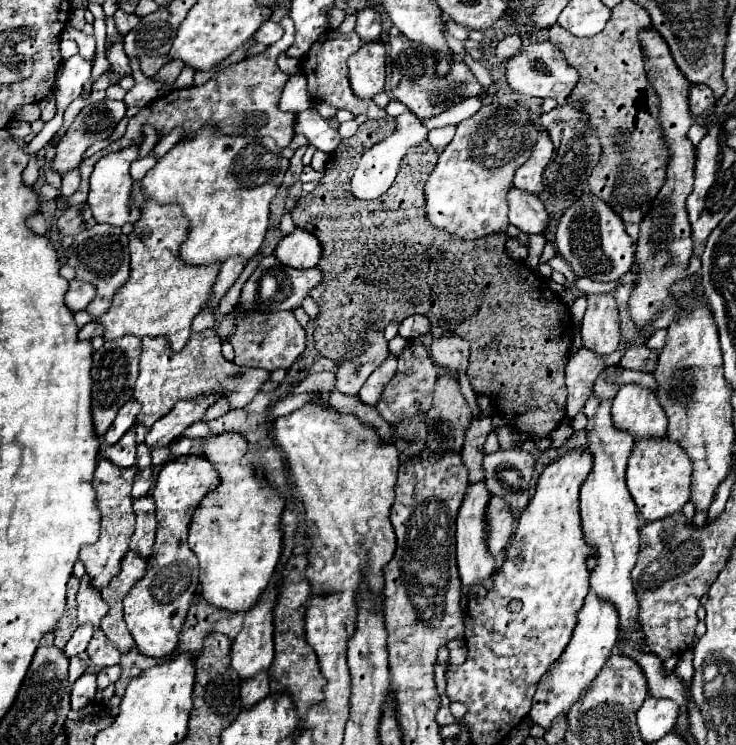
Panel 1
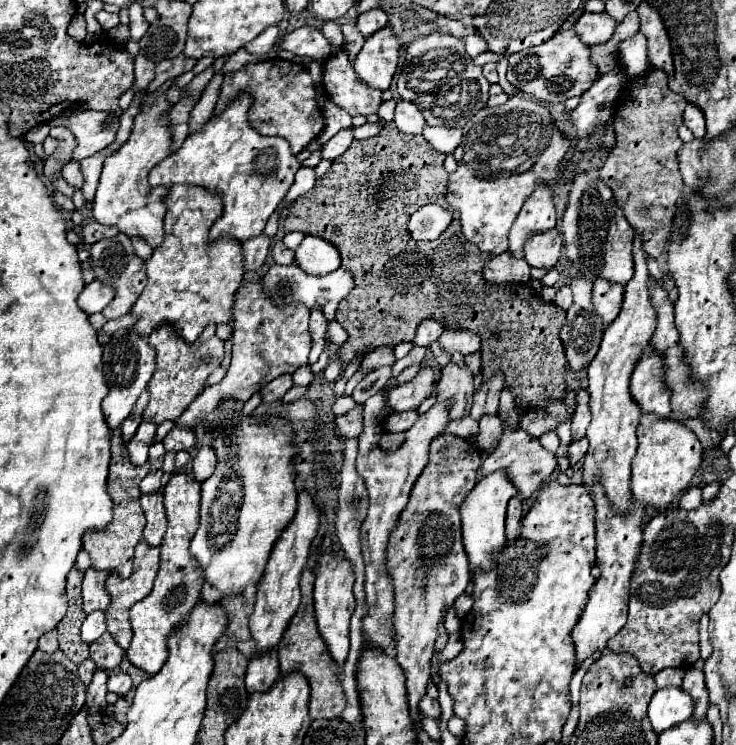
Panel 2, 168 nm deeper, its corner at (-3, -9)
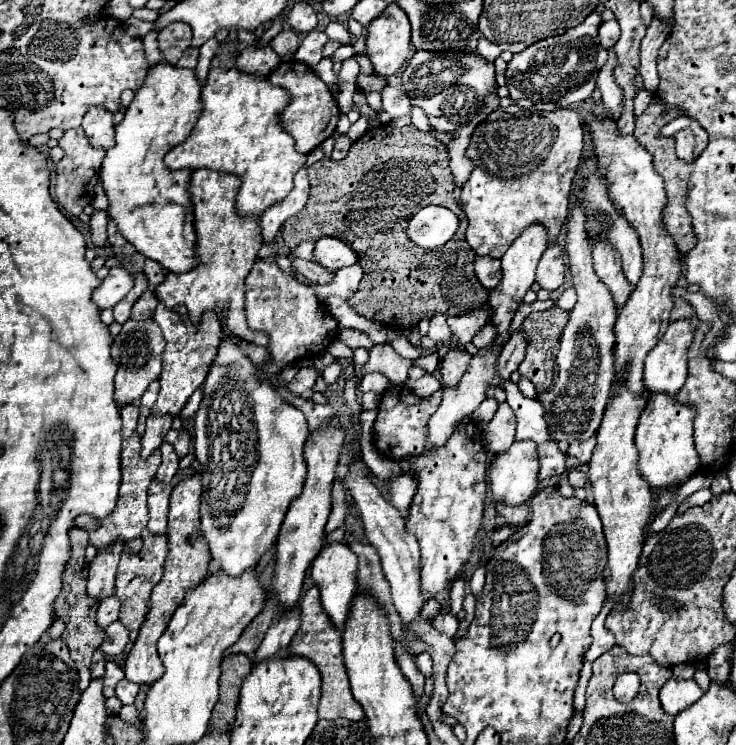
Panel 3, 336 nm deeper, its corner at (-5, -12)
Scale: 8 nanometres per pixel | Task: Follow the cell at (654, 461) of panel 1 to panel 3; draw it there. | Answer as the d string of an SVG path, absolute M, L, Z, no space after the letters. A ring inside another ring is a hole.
M650 396L636 428L640 472L650 486L668 488L672 482L686 480L698 472L700 462L694 448L694 418L696 410L680 404L674 396Z

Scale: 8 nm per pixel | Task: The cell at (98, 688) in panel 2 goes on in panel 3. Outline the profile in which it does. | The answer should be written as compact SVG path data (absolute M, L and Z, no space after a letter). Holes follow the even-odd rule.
M110 660L110 662L106 662L106 674L104 674L104 696L106 698L110 698L110 696L114 696L114 688L116 688L116 684L120 682L124 678L124 670L120 668L120 664L118 662L114 662L114 660Z

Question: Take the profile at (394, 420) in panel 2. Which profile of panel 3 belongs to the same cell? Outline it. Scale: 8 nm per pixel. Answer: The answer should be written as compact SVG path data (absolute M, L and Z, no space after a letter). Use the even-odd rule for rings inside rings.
M394 384L390 386L378 404L378 418L374 424L374 444L378 452L388 458L402 460L406 456L418 456L424 452L426 436L428 436L428 420L436 412L442 400L442 388L428 398L416 396L408 386Z

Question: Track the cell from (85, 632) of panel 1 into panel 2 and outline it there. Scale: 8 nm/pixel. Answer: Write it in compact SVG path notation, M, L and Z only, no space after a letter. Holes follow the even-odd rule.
M94 611L86 617L86 621L82 623L82 641L86 641L88 645L92 645L104 631L106 631L106 623L104 623L104 611Z

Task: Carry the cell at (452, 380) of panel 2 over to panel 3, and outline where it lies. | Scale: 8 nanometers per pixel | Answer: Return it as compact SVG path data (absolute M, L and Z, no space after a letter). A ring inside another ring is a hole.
M450 348L442 358L440 358L440 374L442 374L442 382L446 386L458 386L462 374L466 372L468 364L470 364L470 354L466 350L460 348Z

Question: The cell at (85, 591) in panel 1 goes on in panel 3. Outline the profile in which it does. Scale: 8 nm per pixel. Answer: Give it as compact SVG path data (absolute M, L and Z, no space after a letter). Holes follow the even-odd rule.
M116 540L108 552L98 552L94 560L90 562L90 574L88 574L88 594L96 600L102 600L106 596L114 594L114 580L118 570L122 544Z

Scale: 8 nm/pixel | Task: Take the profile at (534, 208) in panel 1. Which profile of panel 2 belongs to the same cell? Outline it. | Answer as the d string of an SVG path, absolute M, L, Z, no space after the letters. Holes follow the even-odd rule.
M554 227L548 229L548 233L538 233L538 237L530 237L530 241L526 241L524 259L528 261L530 267L552 269L560 257L560 249L562 249L562 235Z

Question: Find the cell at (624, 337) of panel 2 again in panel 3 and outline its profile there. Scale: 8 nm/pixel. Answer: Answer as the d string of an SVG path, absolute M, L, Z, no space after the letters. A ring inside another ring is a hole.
M584 112L582 122L588 126L590 136L594 140L596 146L596 156L600 162L600 170L602 170L602 178L604 184L608 186L608 198L612 200L612 204L616 206L616 210L630 222L630 226L636 230L640 244L642 244L642 252L644 252L644 274L640 278L640 282L636 284L636 288L632 290L626 306L620 310L614 332L616 332L616 376L626 376L626 386L628 390L640 394L644 390L644 380L642 380L642 370L644 370L644 358L646 354L658 344L660 336L666 332L668 322L670 322L670 312L672 312L672 288L678 284L678 280L682 278L682 254L678 252L676 244L670 240L670 234L666 232L664 224L662 224L662 210L666 206L666 192L664 192L664 180L662 176L654 170L652 164L652 154L640 146L640 142L636 140L634 134L620 134L616 132L616 120L612 118L612 114L592 114L592 112Z

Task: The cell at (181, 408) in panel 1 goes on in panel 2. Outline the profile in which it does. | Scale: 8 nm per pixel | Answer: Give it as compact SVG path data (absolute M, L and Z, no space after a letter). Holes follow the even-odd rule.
M248 283L240 287L234 301L234 331L232 331L232 363L226 377L218 385L206 387L198 399L190 403L186 413L178 417L176 425L186 429L196 429L206 423L206 413L214 411L224 397L246 403L256 391L266 383L284 373L294 373L300 367L308 365L308 353L312 347L308 331L310 311L304 305L286 305L276 307L262 293L260 283Z

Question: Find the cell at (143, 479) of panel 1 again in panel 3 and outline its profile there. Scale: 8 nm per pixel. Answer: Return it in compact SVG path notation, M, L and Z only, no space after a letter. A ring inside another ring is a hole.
M164 442L160 446L160 452L162 452L162 464L158 466L158 472L156 472L156 478L158 482L170 482L174 478L174 474L178 472L178 456L174 452L174 446Z

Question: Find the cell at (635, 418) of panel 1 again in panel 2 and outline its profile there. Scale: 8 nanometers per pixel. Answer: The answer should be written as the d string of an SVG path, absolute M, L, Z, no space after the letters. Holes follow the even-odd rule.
M654 349L646 351L630 379L632 399L642 409L642 415L654 413L660 419L670 419L672 415L670 393L662 383L662 375L664 375L662 353Z

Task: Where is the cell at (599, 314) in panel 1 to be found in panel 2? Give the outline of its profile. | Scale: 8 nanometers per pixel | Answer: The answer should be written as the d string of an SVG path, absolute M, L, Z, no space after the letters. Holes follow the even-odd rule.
M596 279L594 289L592 289L592 303L596 313L602 317L604 329L618 317L620 305L622 305L622 295L624 287L608 283L606 279Z

